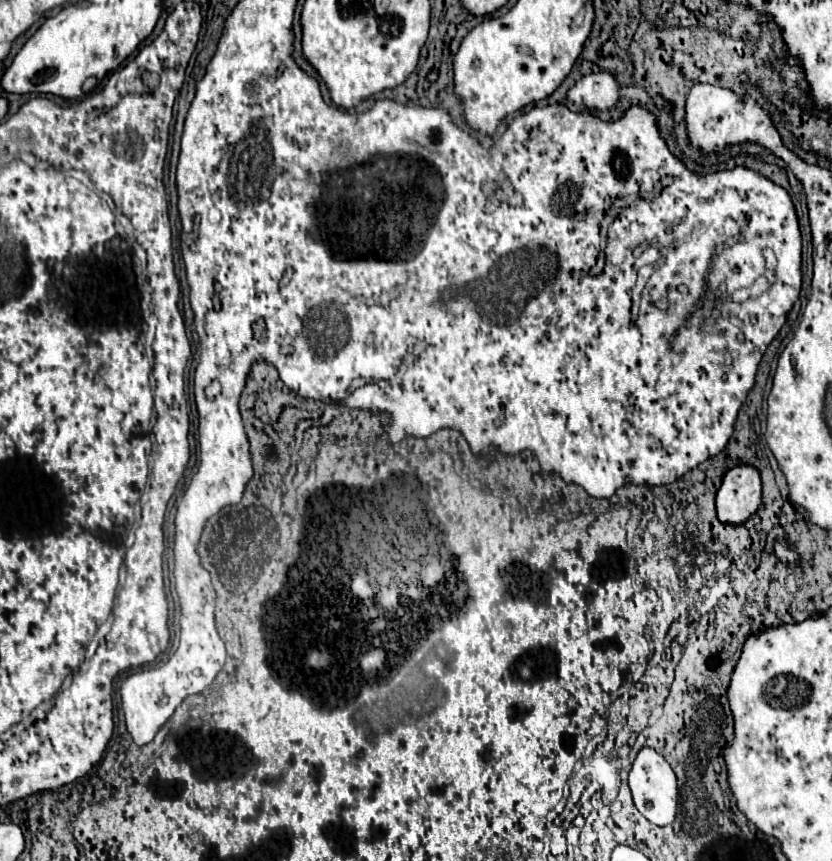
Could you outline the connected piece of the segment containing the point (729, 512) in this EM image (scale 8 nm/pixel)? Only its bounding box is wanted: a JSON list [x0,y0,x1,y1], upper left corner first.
[716,465,762,525]

